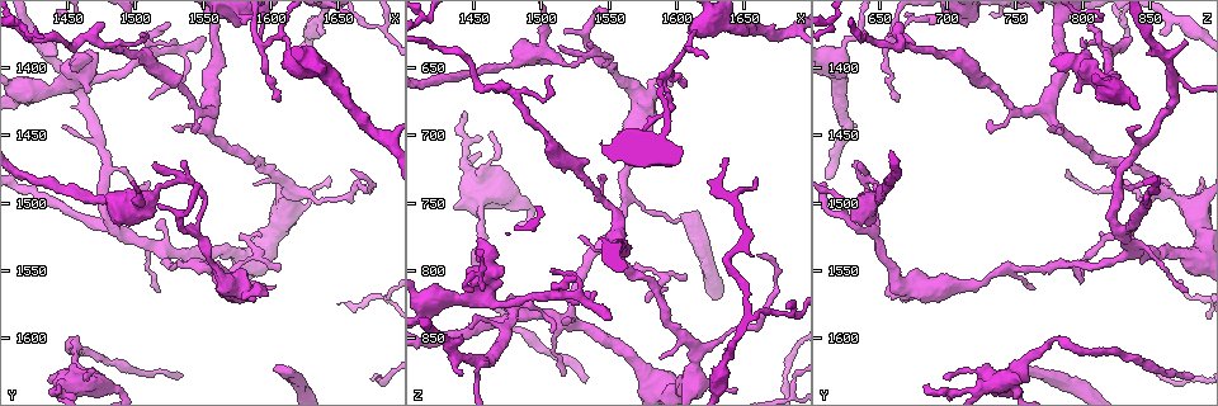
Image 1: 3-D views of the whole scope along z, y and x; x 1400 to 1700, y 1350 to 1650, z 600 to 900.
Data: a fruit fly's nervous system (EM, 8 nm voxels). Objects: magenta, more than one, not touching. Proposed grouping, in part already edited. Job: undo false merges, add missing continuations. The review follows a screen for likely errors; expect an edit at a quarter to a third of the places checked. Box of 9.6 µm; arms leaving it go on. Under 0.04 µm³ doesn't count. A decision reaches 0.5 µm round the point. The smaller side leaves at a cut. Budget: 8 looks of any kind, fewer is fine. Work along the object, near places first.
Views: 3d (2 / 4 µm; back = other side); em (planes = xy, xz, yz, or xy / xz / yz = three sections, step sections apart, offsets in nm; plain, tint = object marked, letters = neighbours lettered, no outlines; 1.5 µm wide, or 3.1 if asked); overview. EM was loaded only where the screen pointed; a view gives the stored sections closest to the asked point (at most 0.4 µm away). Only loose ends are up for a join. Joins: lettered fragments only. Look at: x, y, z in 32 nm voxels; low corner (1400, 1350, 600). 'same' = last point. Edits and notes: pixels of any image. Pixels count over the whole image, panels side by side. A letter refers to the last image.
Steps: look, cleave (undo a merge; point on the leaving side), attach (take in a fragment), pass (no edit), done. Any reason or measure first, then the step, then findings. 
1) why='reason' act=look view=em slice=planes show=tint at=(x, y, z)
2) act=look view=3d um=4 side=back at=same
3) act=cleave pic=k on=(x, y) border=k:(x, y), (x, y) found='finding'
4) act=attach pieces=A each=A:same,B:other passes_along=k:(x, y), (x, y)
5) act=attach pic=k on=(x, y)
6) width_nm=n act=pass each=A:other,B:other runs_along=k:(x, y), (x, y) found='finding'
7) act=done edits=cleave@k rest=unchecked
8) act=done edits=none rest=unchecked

why='an open end' act=look view=em slice=planes show=letters at=(1470, 1390, 804)

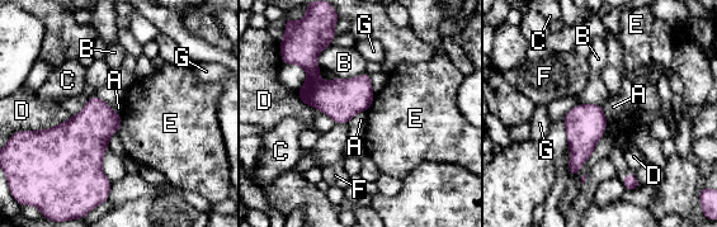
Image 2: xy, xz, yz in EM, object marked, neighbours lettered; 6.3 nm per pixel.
act=pass each=A:other,B:other,C:other,D:other,E:other,F:other,G:other border=2:(366, 110), (357, 112), (345, 123) found='no lettered fragment goes on from it'

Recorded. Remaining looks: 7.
why='free end' act=look view=3d um=2 at=(1554, 1380, 834)

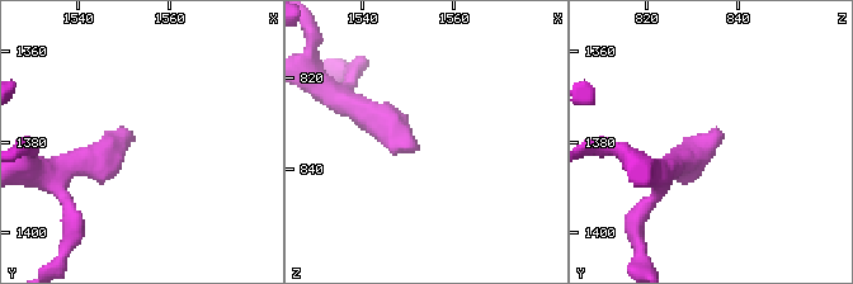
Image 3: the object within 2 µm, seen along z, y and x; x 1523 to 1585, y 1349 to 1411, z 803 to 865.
why='need the tissue' act=look view=em slice=xy step=8 show=letters at=(1553, 1379, 835)

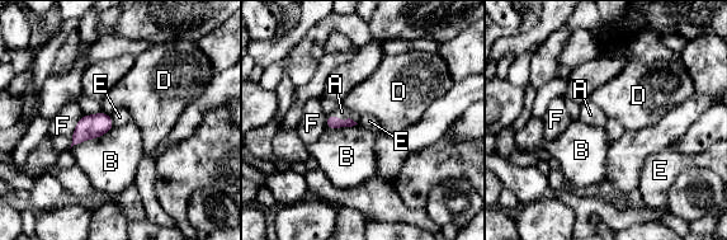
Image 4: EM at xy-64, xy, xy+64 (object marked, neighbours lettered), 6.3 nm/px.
act=attach pieces=A each=A:same,B:other,D:other,E:other,F:other passes_along=4:(331, 121), (345, 120), (341, 112) found='the cell continues'

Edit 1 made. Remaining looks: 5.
why='redraw' act=look view=overview

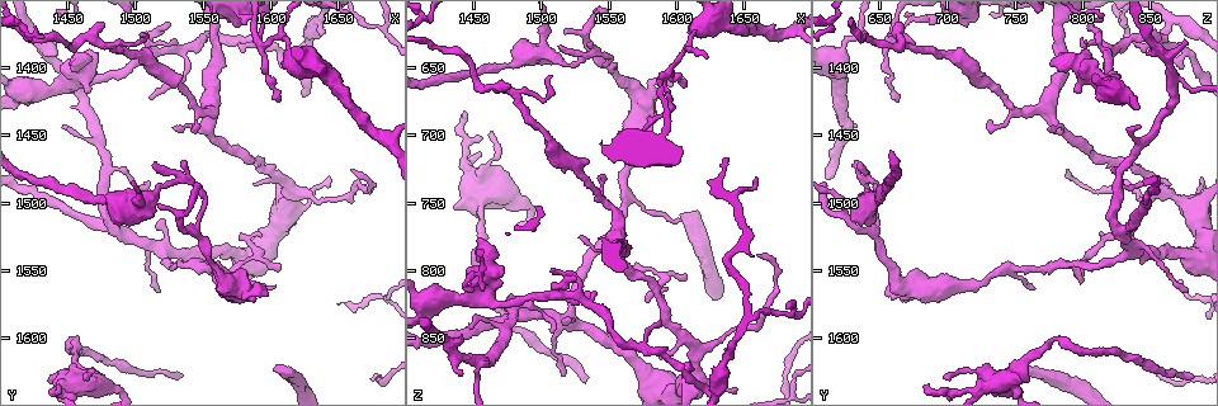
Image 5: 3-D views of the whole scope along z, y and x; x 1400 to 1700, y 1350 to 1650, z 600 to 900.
why='end of a long branch' act=look view=em slice=xy step=4 show=letters at=(1612, 1622, 756)

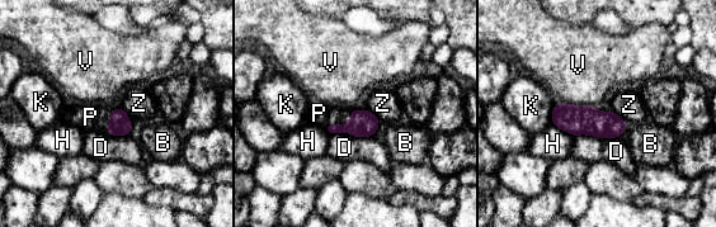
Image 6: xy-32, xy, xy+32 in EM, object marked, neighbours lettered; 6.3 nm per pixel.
act=attach pieces=P each=B:other,D:other,H:other,K:other,P:same,V:other,Z:other passes_along=6:(330, 129), (342, 122), (319, 113) found='the cell continues'

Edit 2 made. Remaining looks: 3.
act=done edits=attach@4,attach@6 rest=unchecked

